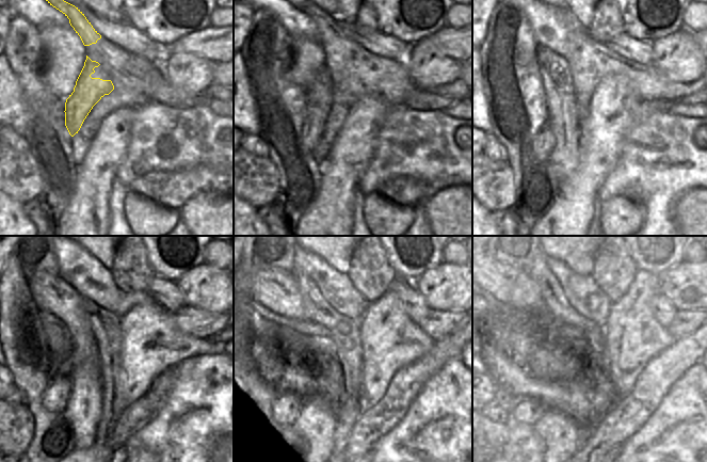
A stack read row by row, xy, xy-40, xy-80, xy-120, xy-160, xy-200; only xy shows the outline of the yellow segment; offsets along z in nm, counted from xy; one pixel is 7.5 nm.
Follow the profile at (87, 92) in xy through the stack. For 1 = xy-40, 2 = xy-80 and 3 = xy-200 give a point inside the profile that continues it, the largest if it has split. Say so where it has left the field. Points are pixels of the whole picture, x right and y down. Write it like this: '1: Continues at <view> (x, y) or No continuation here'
1: Continues at xy-40 (320, 97)
2: Continues at xy-80 (542, 145)
3: Continues at xy-200 (526, 410)

